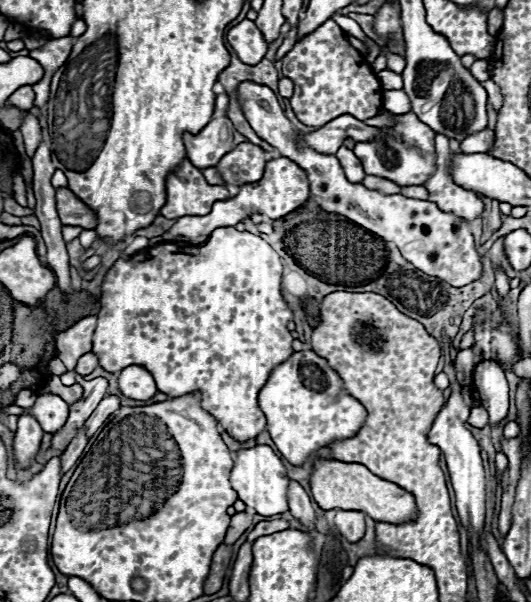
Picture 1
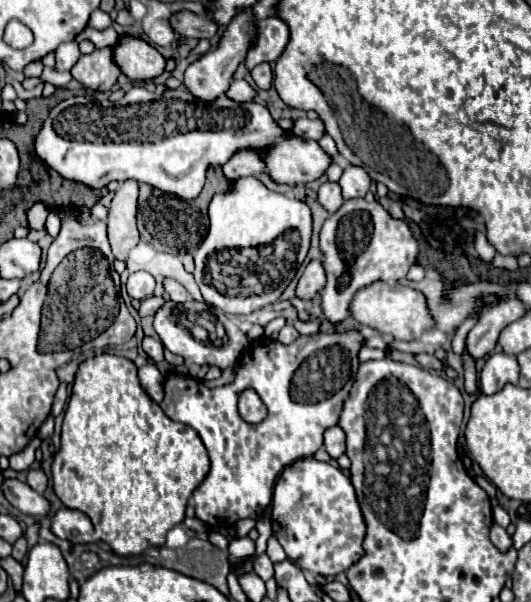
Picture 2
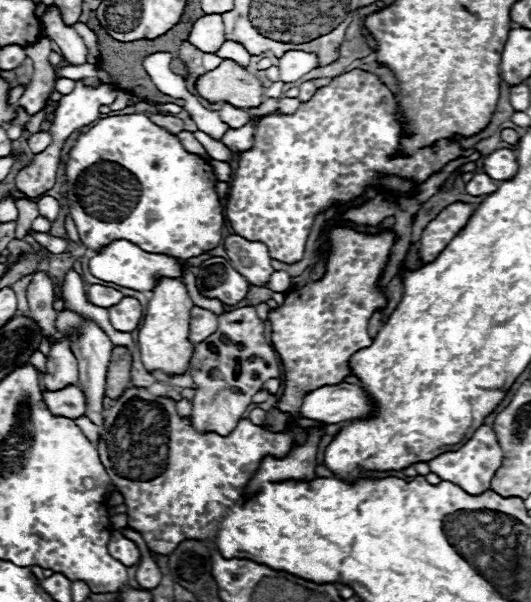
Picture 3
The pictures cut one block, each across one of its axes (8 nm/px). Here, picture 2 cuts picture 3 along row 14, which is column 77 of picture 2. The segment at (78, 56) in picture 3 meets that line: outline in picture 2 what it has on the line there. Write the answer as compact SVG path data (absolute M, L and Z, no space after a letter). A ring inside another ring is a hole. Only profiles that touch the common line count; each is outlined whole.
M76 40L60 44L60 46L56 48L56 66L54 66L54 70L58 70L58 72L70 70L70 68L78 62L80 56L82 56L82 54L80 54L80 50L78 50L78 42L76 42Z

